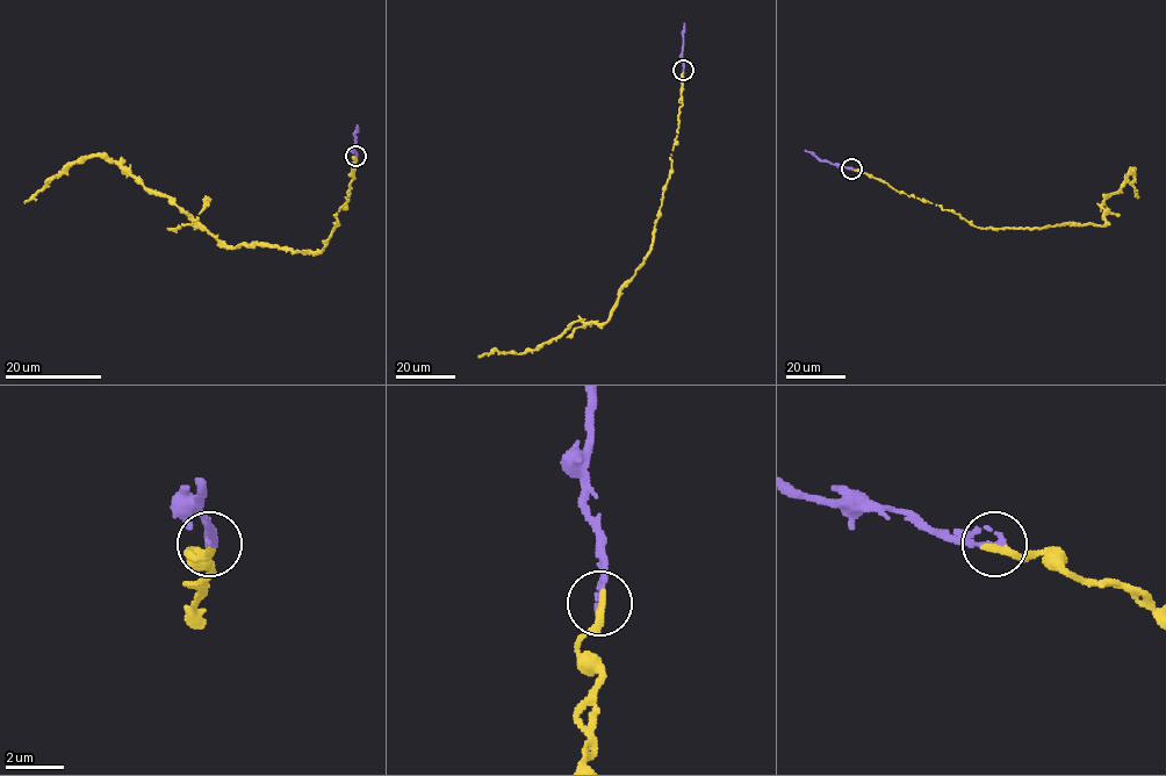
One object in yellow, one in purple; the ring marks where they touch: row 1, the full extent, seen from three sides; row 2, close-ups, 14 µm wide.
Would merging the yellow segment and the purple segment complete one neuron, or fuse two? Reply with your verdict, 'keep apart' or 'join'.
join

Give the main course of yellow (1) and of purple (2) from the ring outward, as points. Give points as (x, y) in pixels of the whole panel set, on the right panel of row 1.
1: (851, 169), (952, 210), (981, 228), (1103, 225), (1102, 201), (1120, 189), (1132, 170), (1136, 198)
2: (851, 169), (820, 162), (804, 150)

